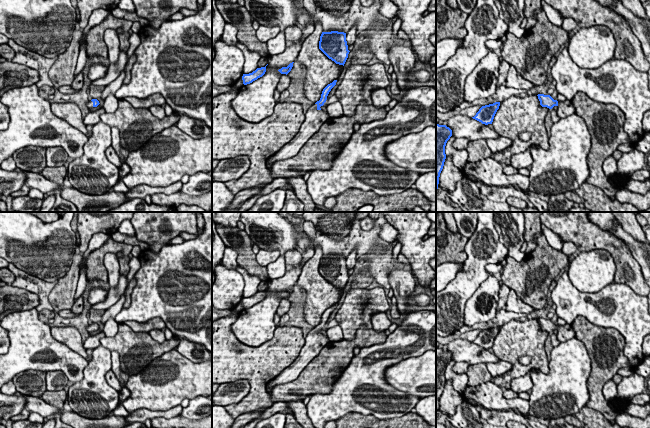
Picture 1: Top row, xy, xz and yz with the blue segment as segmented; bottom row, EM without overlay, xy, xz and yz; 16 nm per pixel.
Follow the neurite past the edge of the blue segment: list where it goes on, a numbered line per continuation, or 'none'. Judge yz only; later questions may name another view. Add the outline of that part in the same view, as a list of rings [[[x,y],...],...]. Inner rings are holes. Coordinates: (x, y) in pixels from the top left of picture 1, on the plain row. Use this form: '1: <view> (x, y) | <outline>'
1: yz (566, 332) | [[[566,323],[564,326],[558,326],[557,339],[563,343],[569,339],[575,337],[575,331],[573,330],[571,324]]]

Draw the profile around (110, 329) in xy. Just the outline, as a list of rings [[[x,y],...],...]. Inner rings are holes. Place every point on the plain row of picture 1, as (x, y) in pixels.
[[[110,318],[104,324],[103,332],[105,337],[114,337],[118,332],[119,324],[116,322],[115,319]]]

